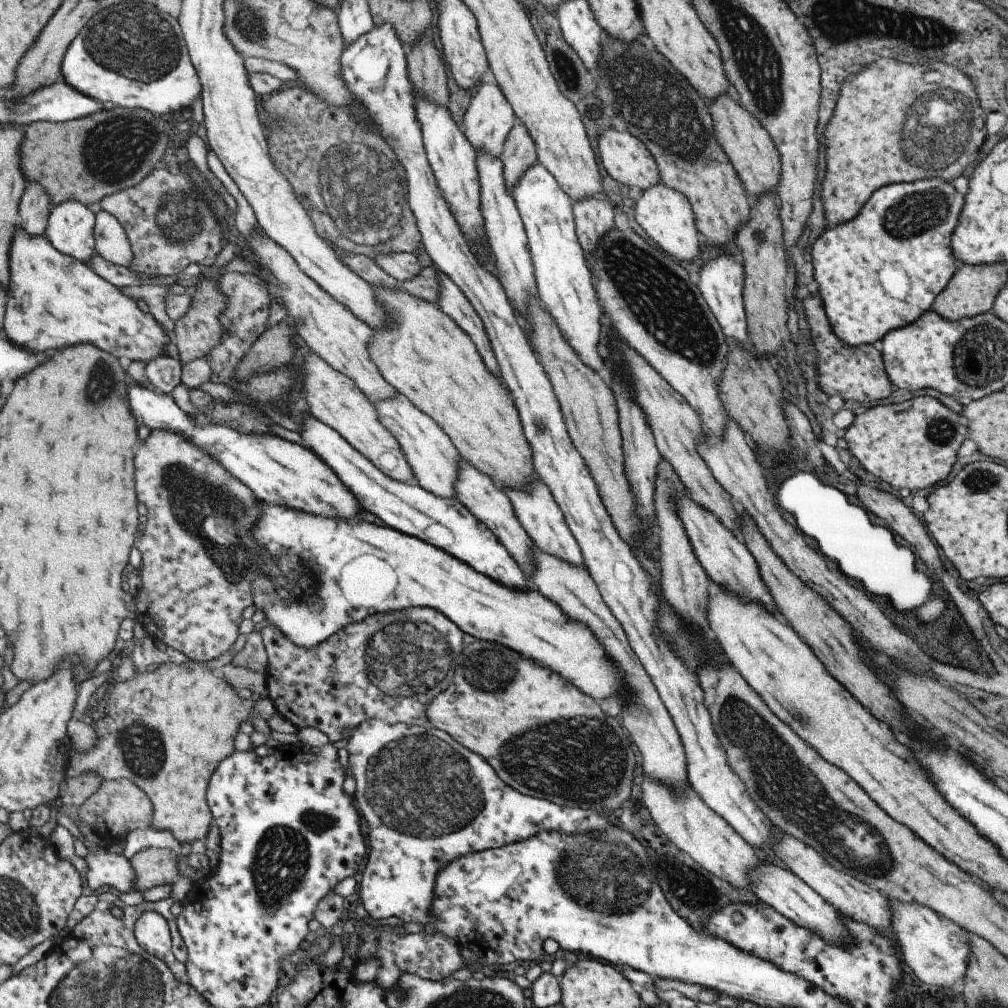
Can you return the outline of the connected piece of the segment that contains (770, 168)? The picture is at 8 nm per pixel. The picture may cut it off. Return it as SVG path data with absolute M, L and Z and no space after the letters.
M729 94L709 101L712 130L718 145L730 160L738 179L749 196L760 197L777 186L780 177L780 156L771 137L743 107Z

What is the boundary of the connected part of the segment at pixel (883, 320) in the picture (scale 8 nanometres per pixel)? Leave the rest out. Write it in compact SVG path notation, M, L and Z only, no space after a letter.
M931 178L931 180L917 180L917 182L909 182L909 184L889 184L883 186L881 190L875 190L867 199L867 202L861 207L861 210L848 221L839 223L838 225L822 232L810 247L810 255L812 256L813 274L812 277L819 284L818 295L821 297L824 313L830 324L831 330L843 345L859 346L859 345L877 345L880 338L889 331L904 327L914 320L917 320L925 310L929 311L929 306L934 298L939 294L952 274L958 266L956 258L953 256L950 247L950 238L958 221L964 203L964 196L957 193L950 182L943 182L939 178Z

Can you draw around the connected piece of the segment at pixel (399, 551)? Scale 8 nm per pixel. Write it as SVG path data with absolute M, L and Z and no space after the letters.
M258 498L256 501L264 508L261 512L262 518L253 532L257 542L264 546L268 562L264 564L264 569L261 569L261 574L257 574L251 582L255 602L253 605L297 646L319 645L341 627L363 620L373 613L427 607L445 614L445 618L455 622L461 632L477 640L501 644L517 652L521 658L531 658L531 662L535 662L537 666L561 674L563 680L567 680L571 686L575 686L594 701L601 702L611 696L620 705L626 704L628 692L622 672L606 655L592 630L582 622L566 617L554 602L548 601L537 589L512 589L495 582L465 566L463 562L451 558L443 550L437 550L417 538L399 534L391 528L373 526L367 522L321 518L267 504Z

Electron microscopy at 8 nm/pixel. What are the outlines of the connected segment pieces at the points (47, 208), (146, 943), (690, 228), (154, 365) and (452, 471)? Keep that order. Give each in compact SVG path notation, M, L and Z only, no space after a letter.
M29 181L20 203L19 226L33 236L45 235L48 220L55 205L45 186L35 181Z
M149 911L136 926L136 937L149 953L164 960L182 983L189 983L188 968L175 955L169 921L157 911Z
M663 184L642 191L639 199L635 201L633 218L643 229L643 235L654 245L657 244L661 252L671 254L675 260L691 262L699 254L699 240L697 240L697 229L694 226L691 207L687 199L677 191Z
M167 355L150 360L146 368L146 377L151 381L151 388L158 393L170 395L182 384L181 364L181 361Z
M397 394L393 398L372 405L375 407L380 423L397 439L415 482L437 498L455 498L454 484L457 481L462 457L441 427L437 426L432 418L415 408L403 395Z

